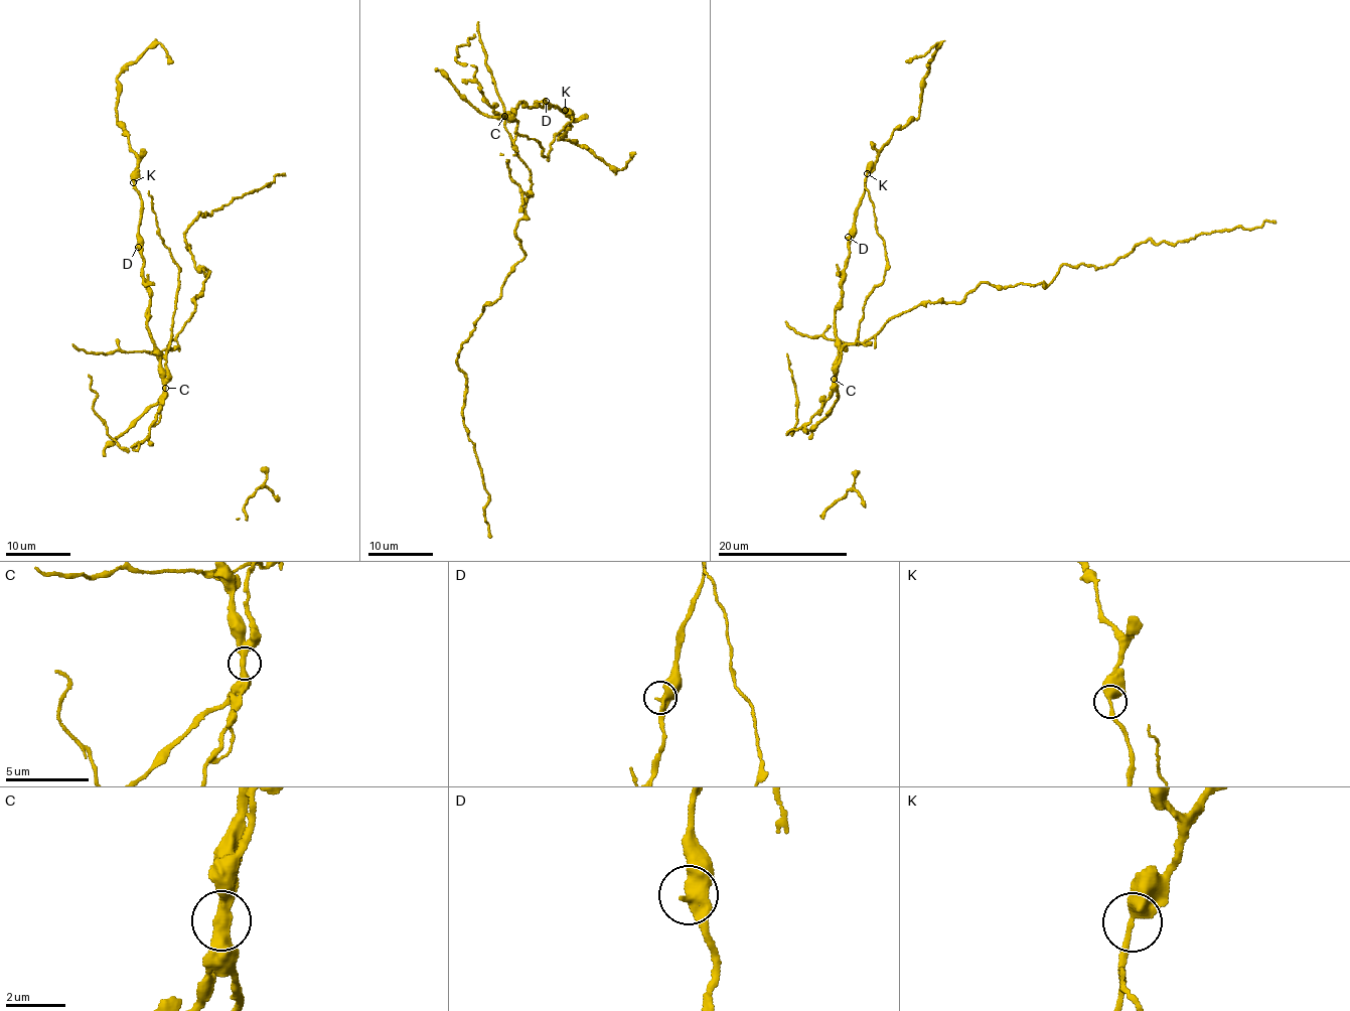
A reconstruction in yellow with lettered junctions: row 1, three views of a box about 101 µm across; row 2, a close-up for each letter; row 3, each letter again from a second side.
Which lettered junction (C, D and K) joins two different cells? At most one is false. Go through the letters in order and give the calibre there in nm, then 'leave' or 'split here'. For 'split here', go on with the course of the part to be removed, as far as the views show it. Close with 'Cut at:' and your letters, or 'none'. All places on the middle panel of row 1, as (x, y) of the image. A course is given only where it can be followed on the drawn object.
C: calibre 400 nm; split here; course (504, 116), (515, 120), (512, 144), (531, 176), (515, 234), (524, 255), (456, 359), (490, 537)
D: calibre 400 nm; leave
K: calibre 420 nm; leave
Cut at: C

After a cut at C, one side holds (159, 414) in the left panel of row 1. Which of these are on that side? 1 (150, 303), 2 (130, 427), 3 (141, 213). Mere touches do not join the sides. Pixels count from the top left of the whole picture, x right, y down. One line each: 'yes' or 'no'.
1: no
2: no
3: no

